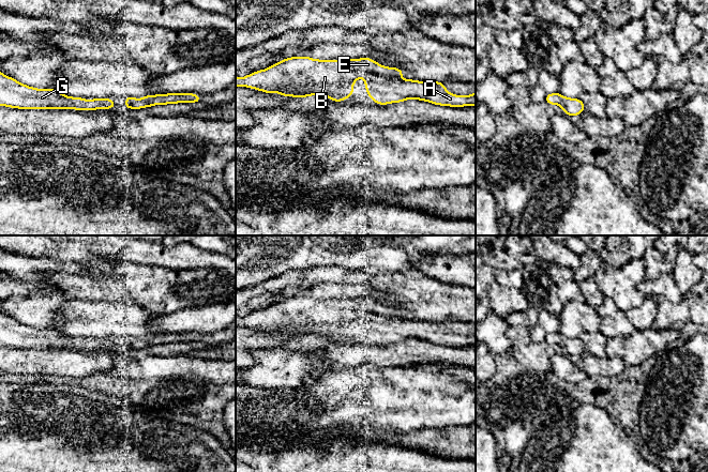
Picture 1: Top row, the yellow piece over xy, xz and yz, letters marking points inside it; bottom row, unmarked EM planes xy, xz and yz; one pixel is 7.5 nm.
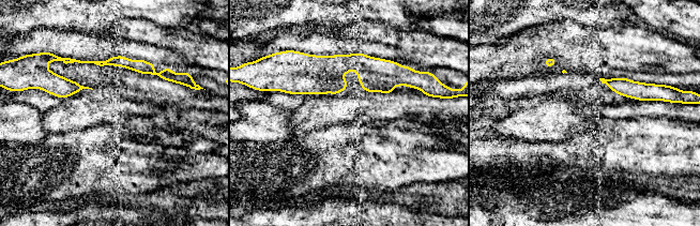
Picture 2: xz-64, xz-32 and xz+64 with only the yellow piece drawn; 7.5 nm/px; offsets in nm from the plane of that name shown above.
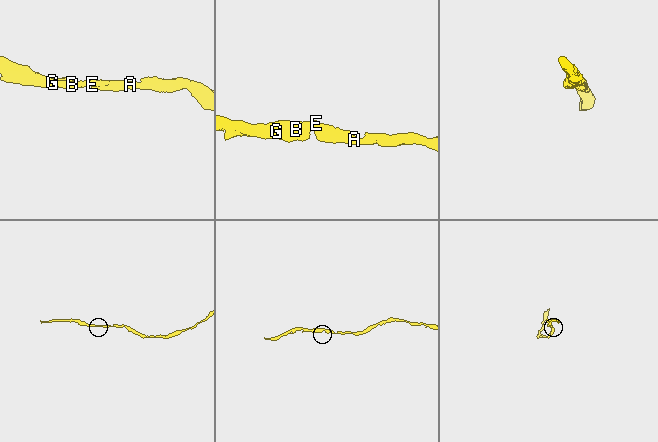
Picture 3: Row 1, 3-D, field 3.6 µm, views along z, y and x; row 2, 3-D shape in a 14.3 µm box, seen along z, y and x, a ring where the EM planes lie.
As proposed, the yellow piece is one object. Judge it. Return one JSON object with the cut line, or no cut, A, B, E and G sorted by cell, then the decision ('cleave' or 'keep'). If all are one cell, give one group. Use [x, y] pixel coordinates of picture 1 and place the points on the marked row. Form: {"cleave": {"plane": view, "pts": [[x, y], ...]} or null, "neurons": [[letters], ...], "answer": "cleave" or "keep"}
{"cleave": null, "neurons": [["A", "B", "E", "G"]], "answer": "keep"}

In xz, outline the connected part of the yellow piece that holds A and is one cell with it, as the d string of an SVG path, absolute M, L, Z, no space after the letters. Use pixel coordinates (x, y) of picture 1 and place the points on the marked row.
M307 56L289 57L245 77L236 76L236 87L246 87L265 93L280 93L289 97L326 96L336 103L353 95L353 85L358 78L364 78L367 96L377 105L402 103L409 98L428 102L434 105L449 107L476 106L476 91L471 95L449 93L440 81L419 81L403 79L403 68L383 66L371 58L319 60Z

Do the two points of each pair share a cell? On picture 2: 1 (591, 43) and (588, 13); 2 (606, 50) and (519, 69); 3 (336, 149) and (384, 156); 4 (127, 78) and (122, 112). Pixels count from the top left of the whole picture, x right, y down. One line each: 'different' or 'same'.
1: different
2: same
3: same
4: different

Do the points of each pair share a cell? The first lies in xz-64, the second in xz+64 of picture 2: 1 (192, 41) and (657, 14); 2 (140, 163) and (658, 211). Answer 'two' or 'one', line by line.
1: two
2: two

